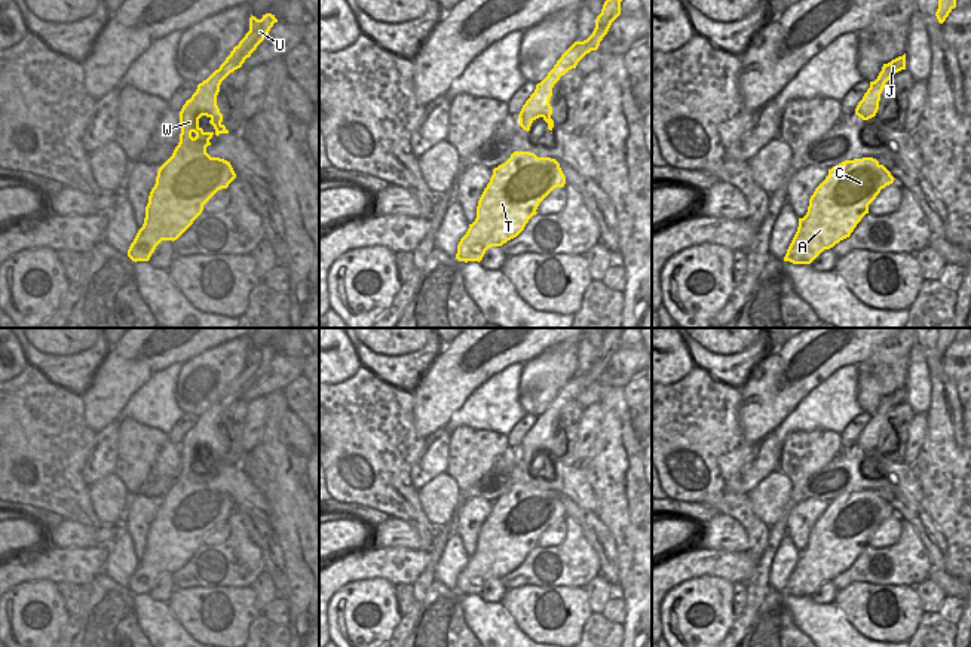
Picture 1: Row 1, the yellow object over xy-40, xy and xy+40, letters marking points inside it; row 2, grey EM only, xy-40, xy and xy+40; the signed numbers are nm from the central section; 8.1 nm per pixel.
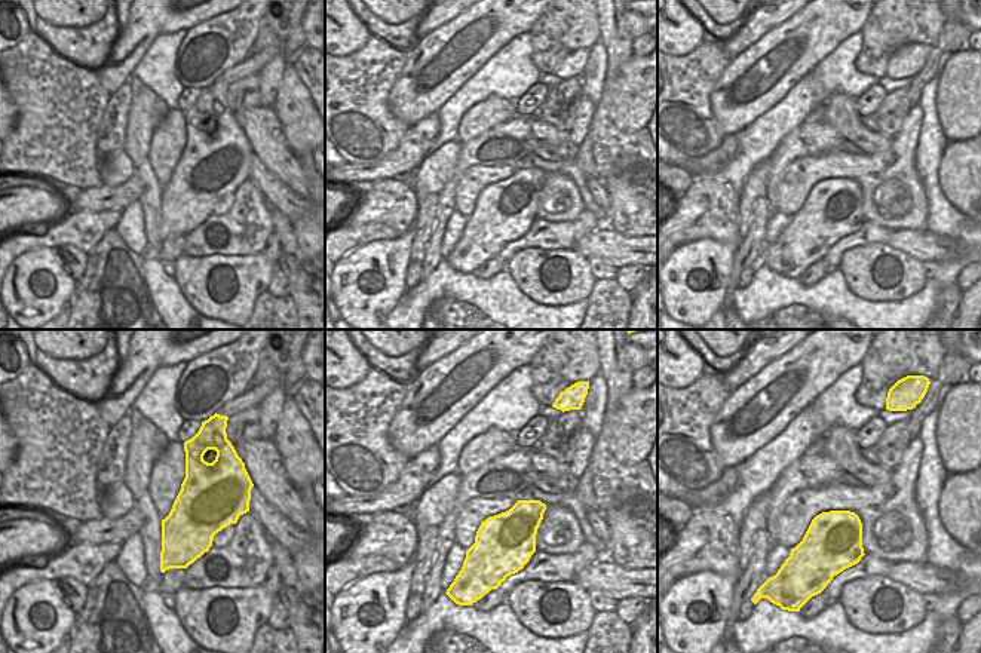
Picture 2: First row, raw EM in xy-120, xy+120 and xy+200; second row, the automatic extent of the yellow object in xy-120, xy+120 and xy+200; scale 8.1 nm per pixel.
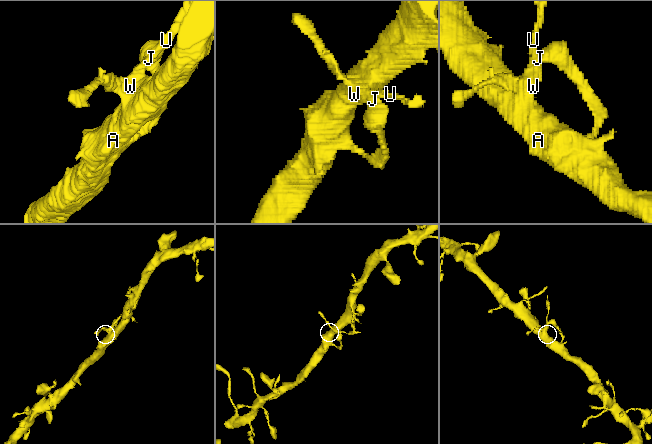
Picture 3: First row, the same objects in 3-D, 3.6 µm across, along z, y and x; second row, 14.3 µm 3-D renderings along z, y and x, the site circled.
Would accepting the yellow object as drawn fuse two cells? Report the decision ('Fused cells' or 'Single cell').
Fused cells.

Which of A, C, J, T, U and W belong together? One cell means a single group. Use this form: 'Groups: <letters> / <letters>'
Groups: A C T W / J U.

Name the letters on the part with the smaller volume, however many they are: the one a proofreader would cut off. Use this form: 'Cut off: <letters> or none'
Cut off: J, U

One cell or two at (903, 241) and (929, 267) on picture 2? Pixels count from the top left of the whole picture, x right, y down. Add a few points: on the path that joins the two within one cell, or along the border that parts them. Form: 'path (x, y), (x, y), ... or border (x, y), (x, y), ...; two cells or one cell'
border (938, 261), (922, 263); two cells

